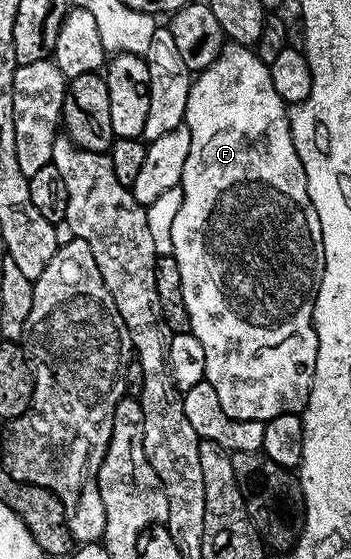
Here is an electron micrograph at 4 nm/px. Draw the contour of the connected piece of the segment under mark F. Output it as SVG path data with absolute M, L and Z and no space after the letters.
M228 42L217 61L213 61L213 65L209 65L192 78L183 122L189 129L189 157L185 157L185 169L179 178L183 196L181 209L177 209L177 217L173 217L171 254L175 256L177 269L181 269L185 309L191 318L190 334L195 335L197 341L201 341L201 349L205 349L205 381L213 385L217 401L221 401L221 409L225 409L225 413L234 419L266 421L278 415L302 412L309 401L317 365L319 342L315 332L315 294L325 269L325 249L321 237L321 221L309 197L303 162L301 157L297 157L293 145L288 104L284 103L281 97L277 97L277 89L273 89L270 66L262 63L252 48Z

